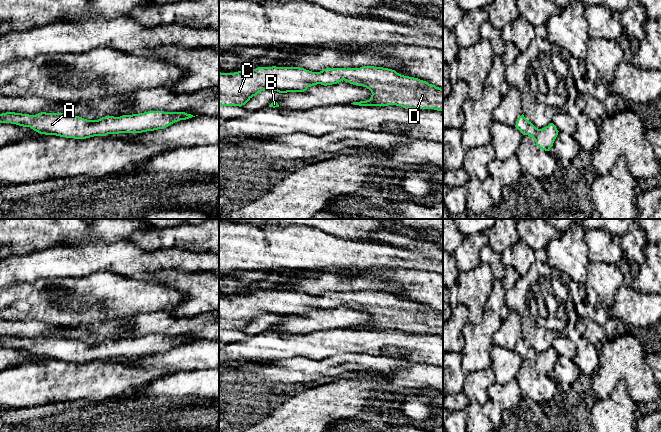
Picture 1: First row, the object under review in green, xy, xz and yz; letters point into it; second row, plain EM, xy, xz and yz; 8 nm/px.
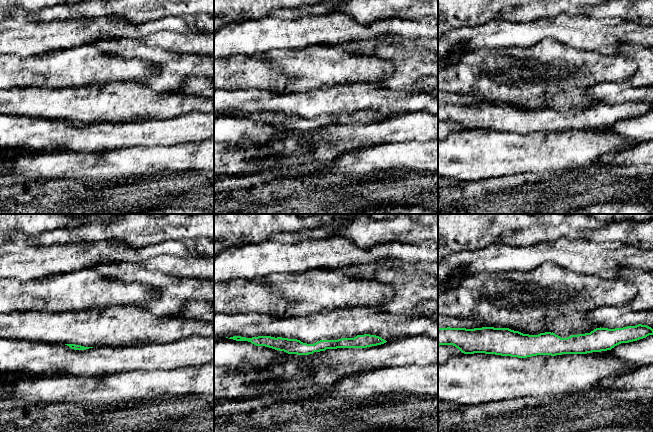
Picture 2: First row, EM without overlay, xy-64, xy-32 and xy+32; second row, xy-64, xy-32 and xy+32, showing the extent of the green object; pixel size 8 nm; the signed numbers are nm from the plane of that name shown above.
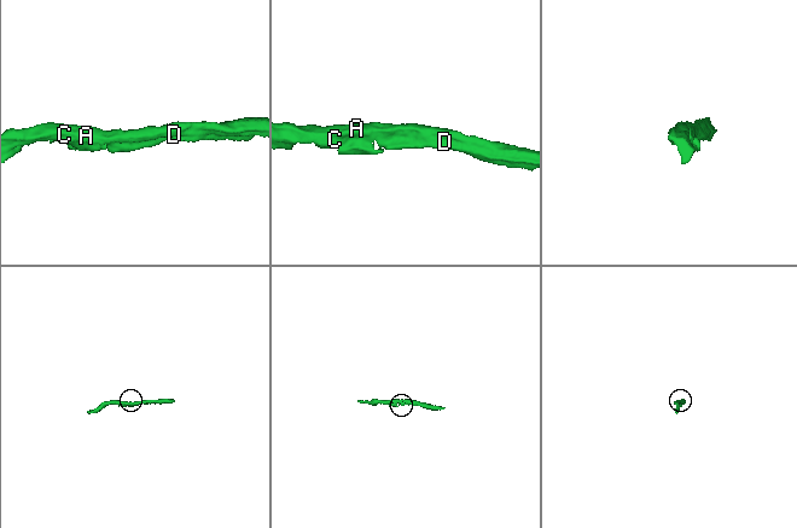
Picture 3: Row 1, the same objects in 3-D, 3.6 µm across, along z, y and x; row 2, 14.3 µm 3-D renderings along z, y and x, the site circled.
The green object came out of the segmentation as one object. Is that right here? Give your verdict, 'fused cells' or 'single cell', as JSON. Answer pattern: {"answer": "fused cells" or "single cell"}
{"answer": "single cell"}

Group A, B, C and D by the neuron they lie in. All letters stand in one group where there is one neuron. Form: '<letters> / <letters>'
A B C D

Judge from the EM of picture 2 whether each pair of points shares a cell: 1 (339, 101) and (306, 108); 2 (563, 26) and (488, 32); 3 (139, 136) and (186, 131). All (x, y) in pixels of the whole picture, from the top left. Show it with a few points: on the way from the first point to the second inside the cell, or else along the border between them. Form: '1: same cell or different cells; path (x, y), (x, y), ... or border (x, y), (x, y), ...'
1: same cell; path (331, 101), (314, 103)
2: same cell; path (544, 28), (534, 32), (507, 32)
3: same cell; path (151, 133), (174, 131)

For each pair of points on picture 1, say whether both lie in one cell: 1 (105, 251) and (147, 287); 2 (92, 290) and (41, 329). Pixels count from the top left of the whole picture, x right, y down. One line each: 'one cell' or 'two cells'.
1: two cells
2: two cells

